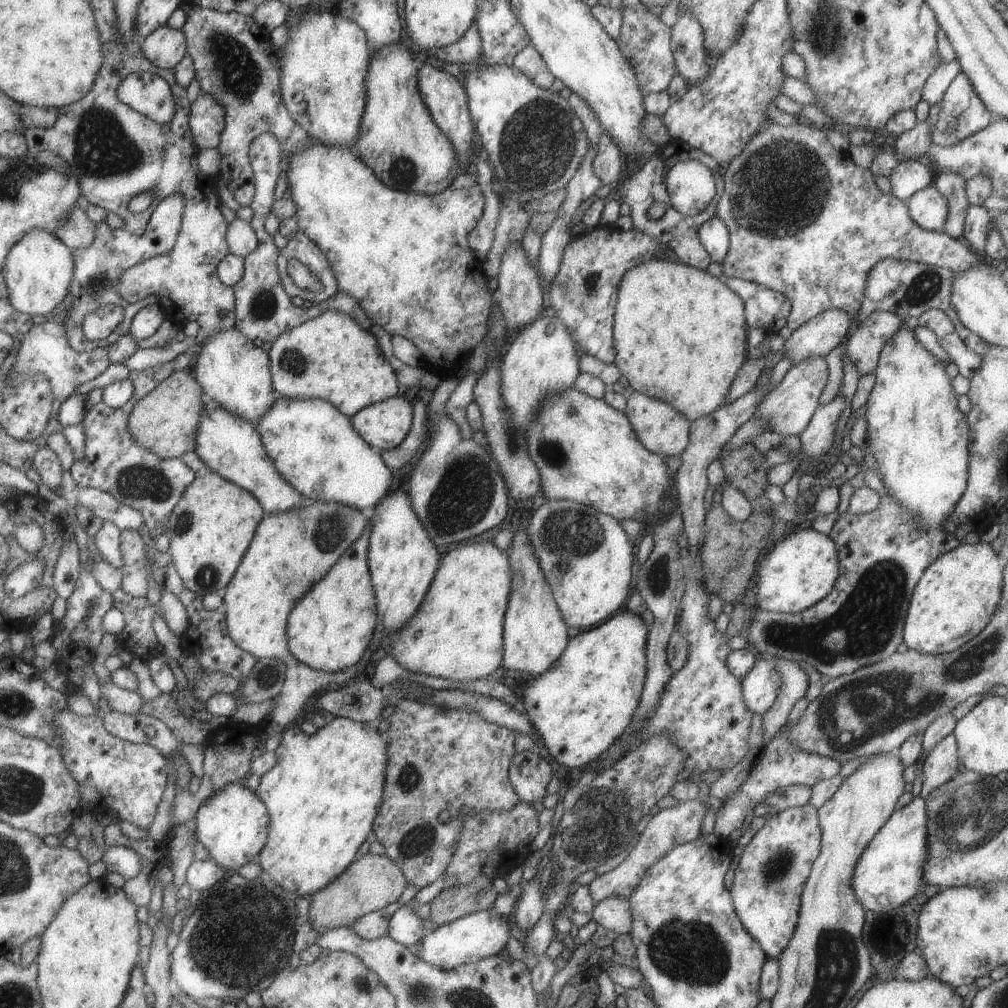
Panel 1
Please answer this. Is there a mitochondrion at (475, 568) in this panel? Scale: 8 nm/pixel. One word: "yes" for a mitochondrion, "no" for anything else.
no

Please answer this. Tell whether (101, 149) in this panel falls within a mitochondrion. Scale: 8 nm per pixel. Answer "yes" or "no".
yes

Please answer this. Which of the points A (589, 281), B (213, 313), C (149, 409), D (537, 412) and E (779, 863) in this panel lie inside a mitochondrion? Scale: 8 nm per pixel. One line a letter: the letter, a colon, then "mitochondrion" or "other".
A: mitochondrion
B: other
C: other
D: other
E: mitochondrion

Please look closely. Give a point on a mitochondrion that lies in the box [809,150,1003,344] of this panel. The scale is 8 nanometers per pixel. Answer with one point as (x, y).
(926, 284)

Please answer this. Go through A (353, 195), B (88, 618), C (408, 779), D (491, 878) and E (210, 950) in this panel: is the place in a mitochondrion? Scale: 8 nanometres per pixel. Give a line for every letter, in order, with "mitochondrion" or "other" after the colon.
A: other
B: mitochondrion
C: mitochondrion
D: other
E: mitochondrion

